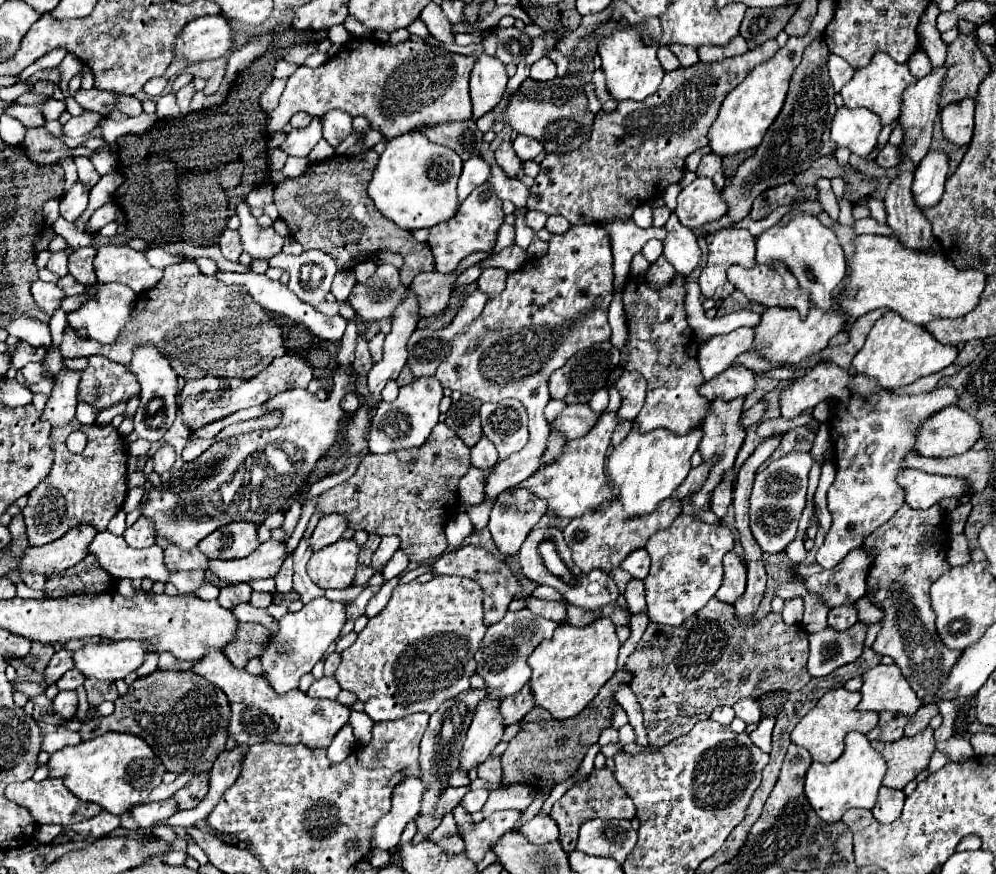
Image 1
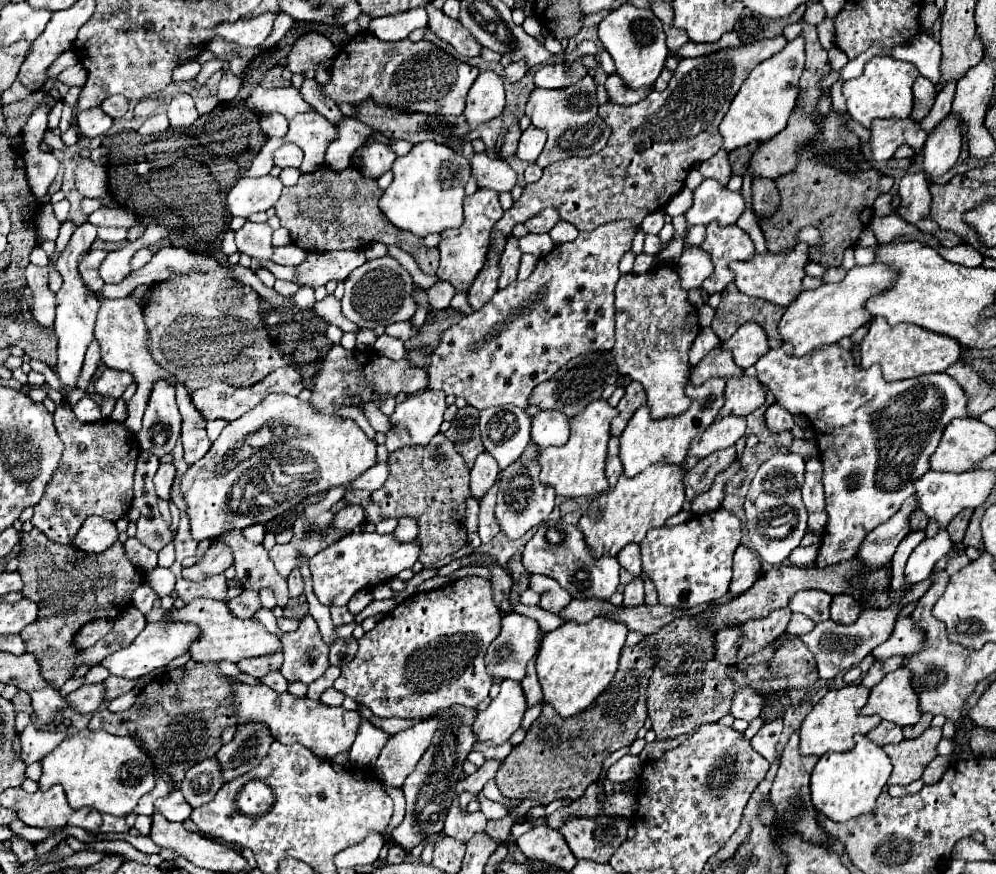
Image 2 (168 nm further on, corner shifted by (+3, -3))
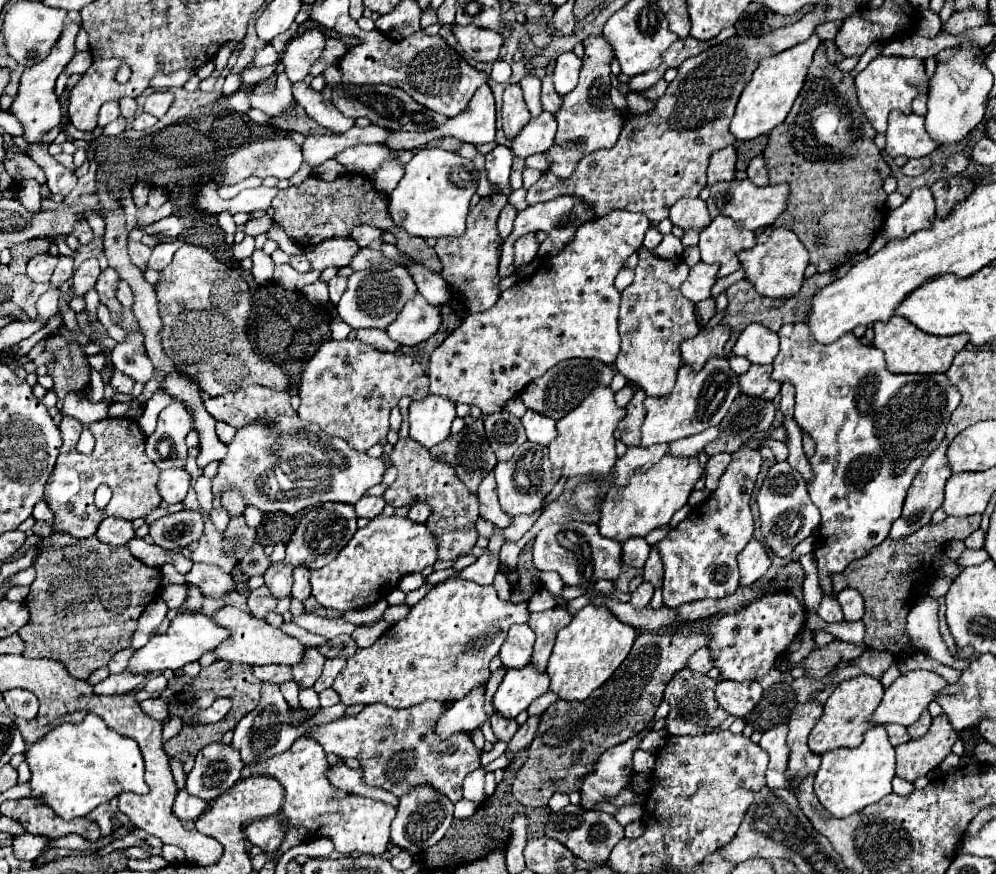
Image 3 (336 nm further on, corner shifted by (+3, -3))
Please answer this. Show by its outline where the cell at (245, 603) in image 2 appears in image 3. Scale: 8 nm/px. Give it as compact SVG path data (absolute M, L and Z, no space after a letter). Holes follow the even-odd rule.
M258 587L248 597L250 613L260 619L264 619L268 613L272 613L276 609L276 603L278 603L278 599L274 599L274 595L270 595L268 587Z

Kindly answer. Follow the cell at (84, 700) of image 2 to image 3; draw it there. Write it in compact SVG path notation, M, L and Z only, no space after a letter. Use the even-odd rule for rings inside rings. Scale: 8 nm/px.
M124 671L118 675L110 675L102 683L94 687L98 695L120 695L120 693L130 693L138 689L146 681L146 673L134 673L134 671Z

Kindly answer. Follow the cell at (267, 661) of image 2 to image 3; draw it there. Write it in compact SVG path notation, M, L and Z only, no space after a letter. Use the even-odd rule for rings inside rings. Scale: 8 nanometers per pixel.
M262 665L262 667L252 667L252 669L260 681L268 681L268 683L276 683L276 685L294 679L292 669L286 665Z

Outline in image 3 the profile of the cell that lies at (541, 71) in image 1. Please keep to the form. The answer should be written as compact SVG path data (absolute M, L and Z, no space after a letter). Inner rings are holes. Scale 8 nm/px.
M572 51L562 53L556 59L556 69L554 69L554 87L560 95L566 95L570 89L578 85L578 73L582 67L582 59L576 57Z

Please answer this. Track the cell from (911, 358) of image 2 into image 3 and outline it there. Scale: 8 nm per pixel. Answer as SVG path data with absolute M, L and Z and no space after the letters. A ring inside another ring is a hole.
M892 317L886 323L882 321L874 323L874 333L876 333L874 345L884 351L888 371L892 373L946 373L956 353L960 353L968 343L968 335L962 333L952 337L928 335L904 317Z

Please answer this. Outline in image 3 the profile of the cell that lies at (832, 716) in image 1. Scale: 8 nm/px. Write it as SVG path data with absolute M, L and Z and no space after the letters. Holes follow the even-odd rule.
M862 673L852 679L842 681L834 689L834 693L828 697L828 701L824 705L824 715L820 717L820 721L814 725L814 729L810 733L810 739L808 739L810 749L814 753L822 755L822 753L838 749L838 747L858 747L864 739L864 733L872 727L870 715L882 701L882 695L884 695L882 683L870 675Z

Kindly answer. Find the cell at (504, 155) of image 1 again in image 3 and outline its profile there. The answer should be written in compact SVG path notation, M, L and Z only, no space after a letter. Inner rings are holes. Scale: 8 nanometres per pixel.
M508 85L502 95L502 127L508 139L518 135L518 131L530 121L528 107L522 97L520 85Z

